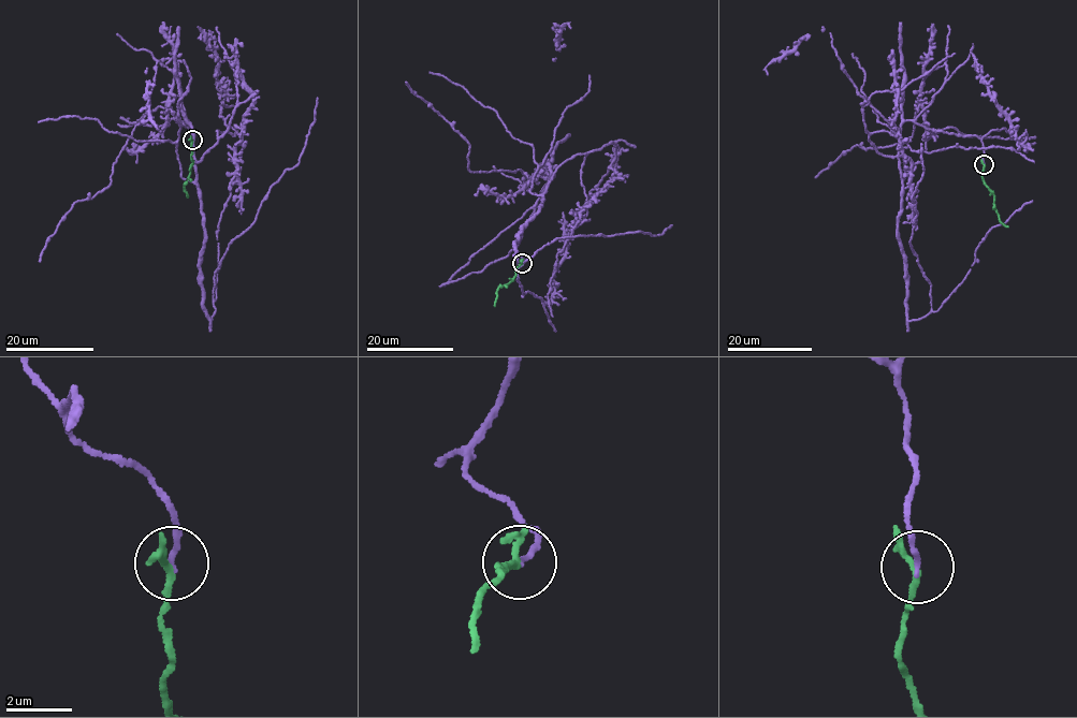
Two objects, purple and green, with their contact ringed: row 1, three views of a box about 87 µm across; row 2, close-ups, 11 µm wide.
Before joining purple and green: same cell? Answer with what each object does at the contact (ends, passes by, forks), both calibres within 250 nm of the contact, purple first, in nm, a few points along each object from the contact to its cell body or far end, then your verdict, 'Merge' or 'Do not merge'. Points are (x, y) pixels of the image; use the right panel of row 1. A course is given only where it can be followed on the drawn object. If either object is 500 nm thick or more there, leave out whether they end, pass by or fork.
At the ring purple ends. At the ring green passes by. Thickness 160 nm (purple) against 190 nm. Course of purple: (985, 165), (975, 135), (901, 126), (898, 242), (911, 321), (930, 311), (931, 284), (910, 242), (921, 144). Course of green: (985, 165), (984, 182), (993, 193), (1000, 220), (1008, 226). Do not merge

